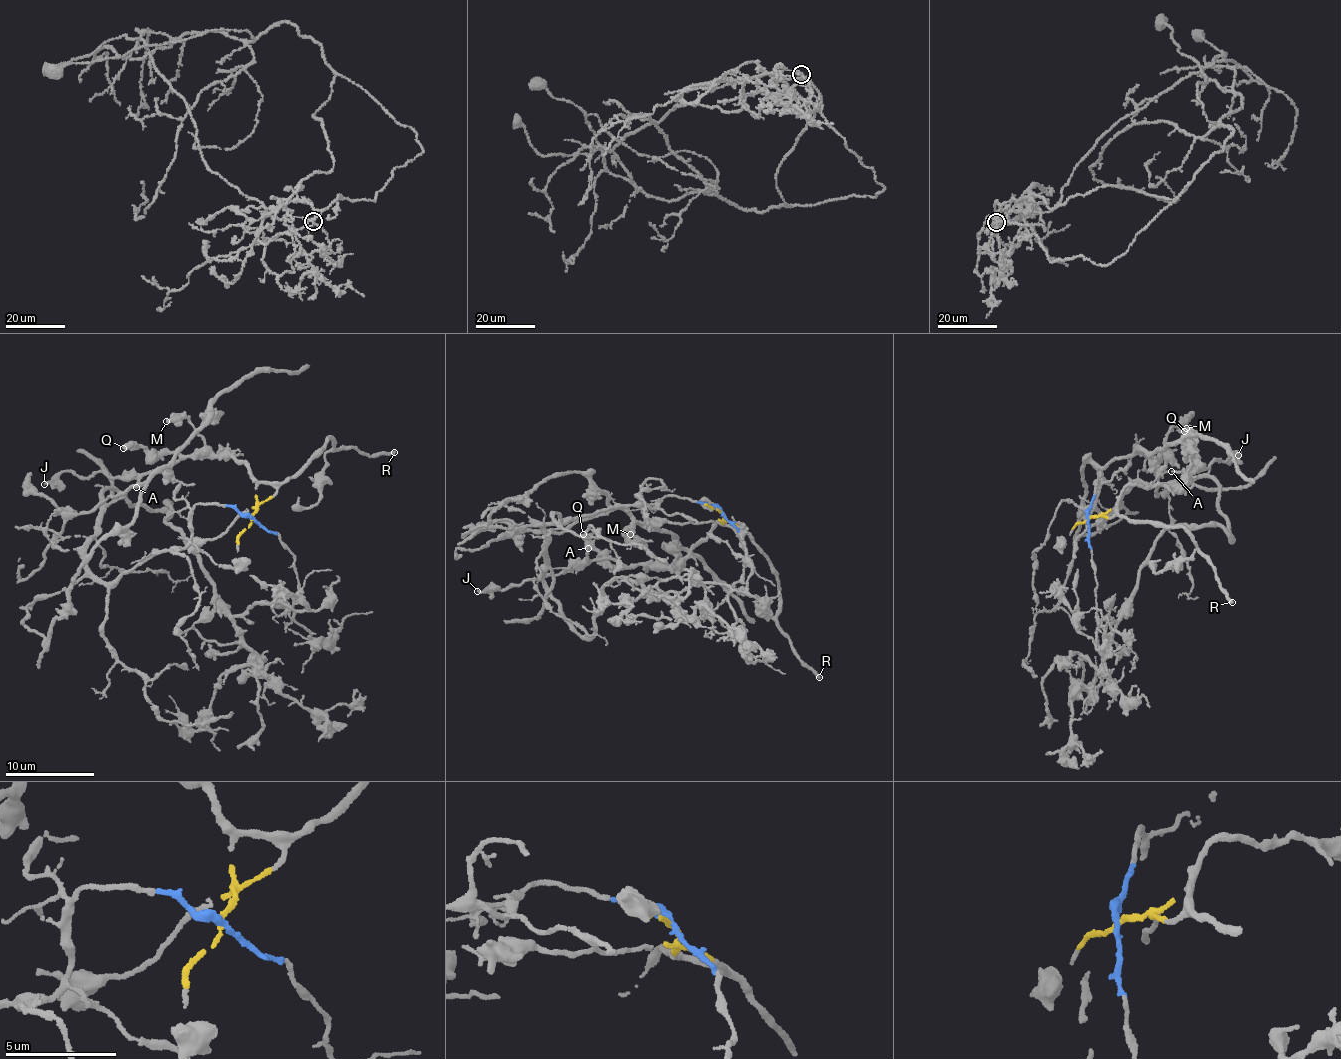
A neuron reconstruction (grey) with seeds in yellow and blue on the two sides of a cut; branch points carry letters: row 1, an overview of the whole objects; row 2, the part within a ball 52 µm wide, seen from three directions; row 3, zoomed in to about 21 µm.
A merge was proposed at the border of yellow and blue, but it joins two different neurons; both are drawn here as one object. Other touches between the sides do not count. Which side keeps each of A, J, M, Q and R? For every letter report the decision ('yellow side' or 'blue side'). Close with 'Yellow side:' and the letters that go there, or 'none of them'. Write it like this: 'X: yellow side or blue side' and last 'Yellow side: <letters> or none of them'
A: yellow side
J: yellow side
M: yellow side
Q: yellow side
R: yellow side
Yellow side: A, J, M, Q, R

